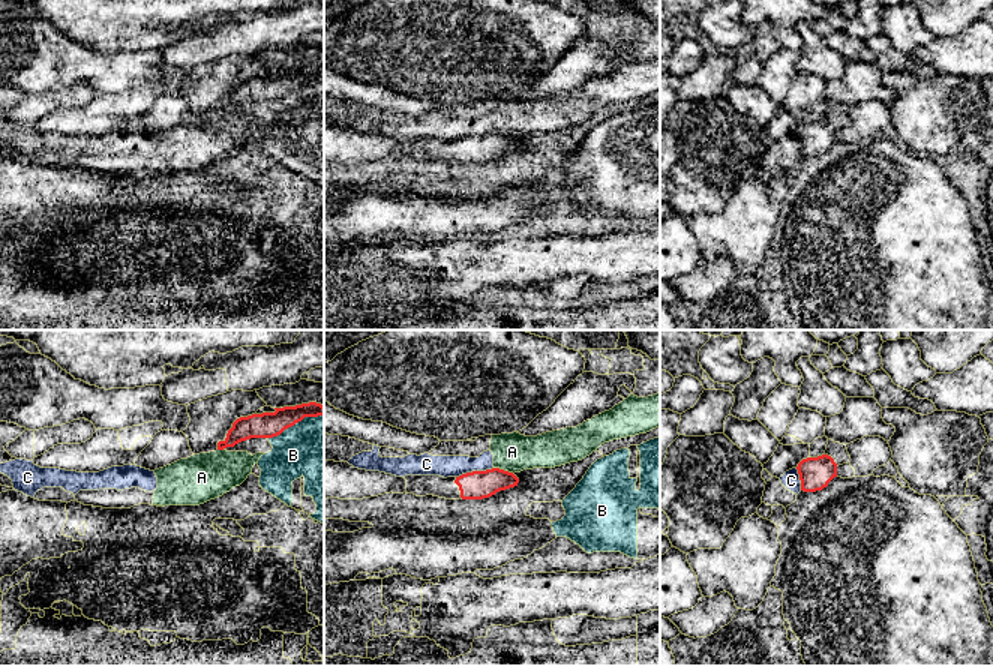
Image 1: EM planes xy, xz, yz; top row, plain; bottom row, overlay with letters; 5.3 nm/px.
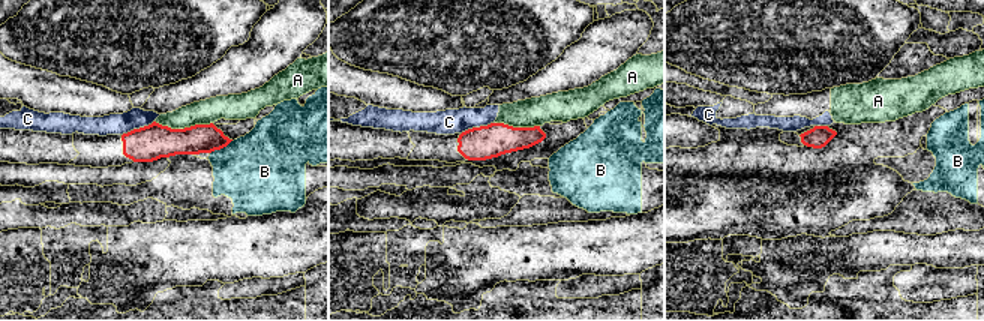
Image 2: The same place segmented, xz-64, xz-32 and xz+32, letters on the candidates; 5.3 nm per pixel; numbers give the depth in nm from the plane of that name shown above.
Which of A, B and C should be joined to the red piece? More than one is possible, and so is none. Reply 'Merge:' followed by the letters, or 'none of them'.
Merge: none of them

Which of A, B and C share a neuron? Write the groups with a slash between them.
A C / B

